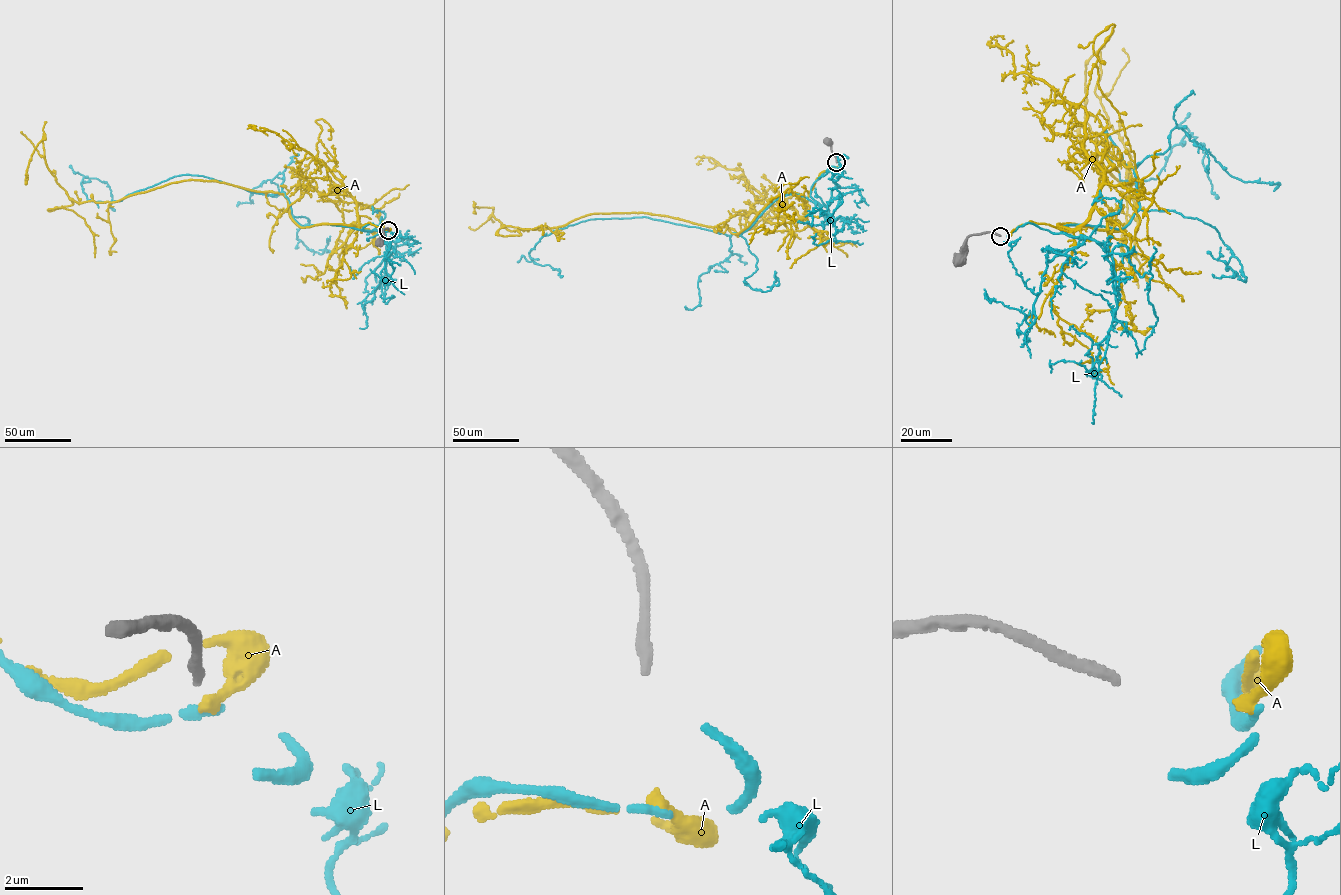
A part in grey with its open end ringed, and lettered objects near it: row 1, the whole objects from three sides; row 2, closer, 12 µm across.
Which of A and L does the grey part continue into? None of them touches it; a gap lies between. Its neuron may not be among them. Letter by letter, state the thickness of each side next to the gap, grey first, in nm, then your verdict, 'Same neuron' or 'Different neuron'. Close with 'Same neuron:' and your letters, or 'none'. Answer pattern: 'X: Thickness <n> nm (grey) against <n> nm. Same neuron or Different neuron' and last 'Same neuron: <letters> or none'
A: Thickness 280 nm (grey) against 300 nm. Same neuron
L: Thickness 280 nm (grey) against 240 nm. Different neuron
Same neuron: A

